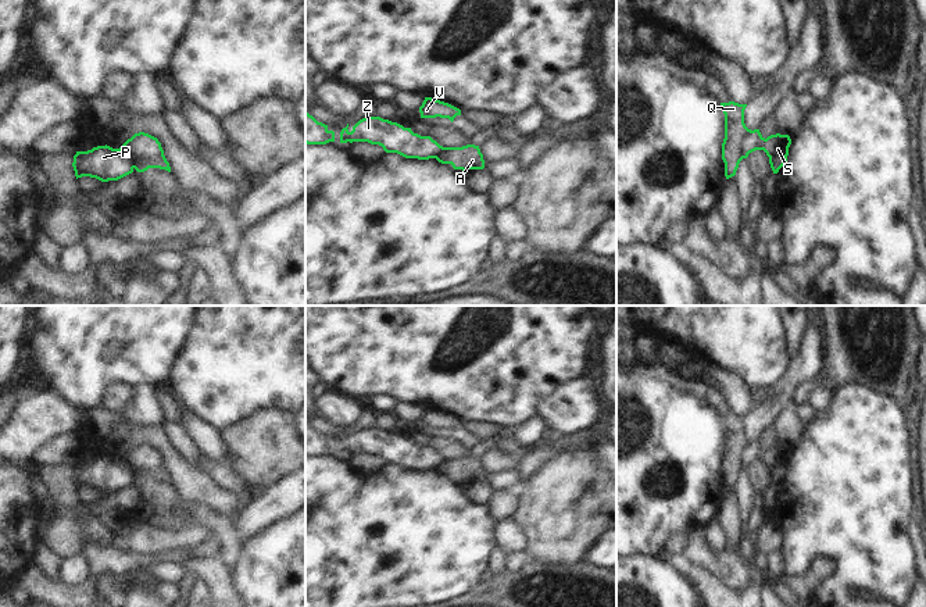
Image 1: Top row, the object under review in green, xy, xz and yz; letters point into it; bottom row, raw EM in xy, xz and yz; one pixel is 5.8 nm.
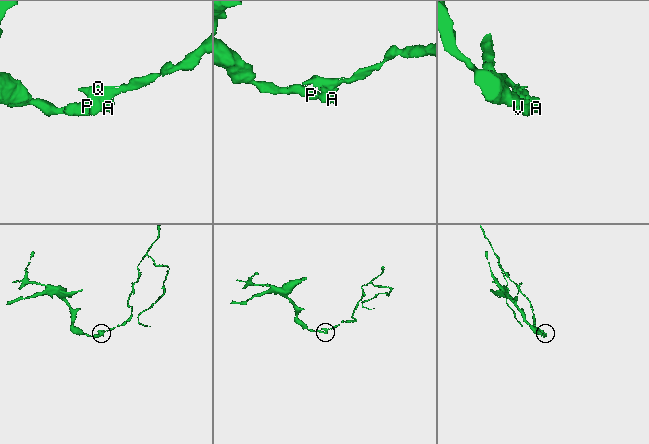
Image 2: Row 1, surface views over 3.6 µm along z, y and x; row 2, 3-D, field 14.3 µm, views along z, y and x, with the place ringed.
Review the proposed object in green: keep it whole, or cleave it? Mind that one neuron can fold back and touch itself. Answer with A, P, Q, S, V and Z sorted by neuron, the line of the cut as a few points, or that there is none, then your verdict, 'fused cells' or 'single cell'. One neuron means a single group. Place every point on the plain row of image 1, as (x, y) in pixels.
A Q S V / P Z | xy (121, 457), (133, 478) | fused cells

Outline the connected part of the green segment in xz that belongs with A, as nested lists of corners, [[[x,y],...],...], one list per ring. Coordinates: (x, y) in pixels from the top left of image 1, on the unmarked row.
[[[466,456],[462,458],[444,458],[436,468],[441,475],[451,475],[454,481],[483,481],[485,471],[479,457]]]

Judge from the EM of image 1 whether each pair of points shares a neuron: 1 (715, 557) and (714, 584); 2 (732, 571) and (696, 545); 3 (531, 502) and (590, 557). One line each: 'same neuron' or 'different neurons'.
1: different neurons
2: same neuron
3: different neurons

